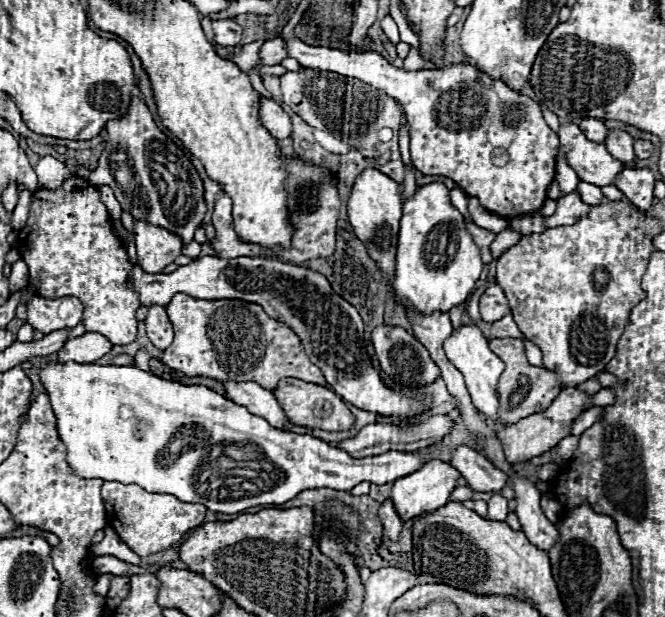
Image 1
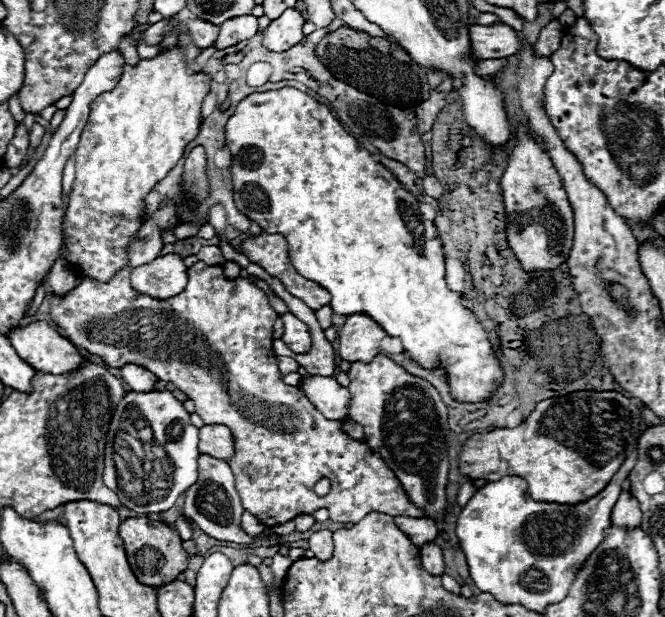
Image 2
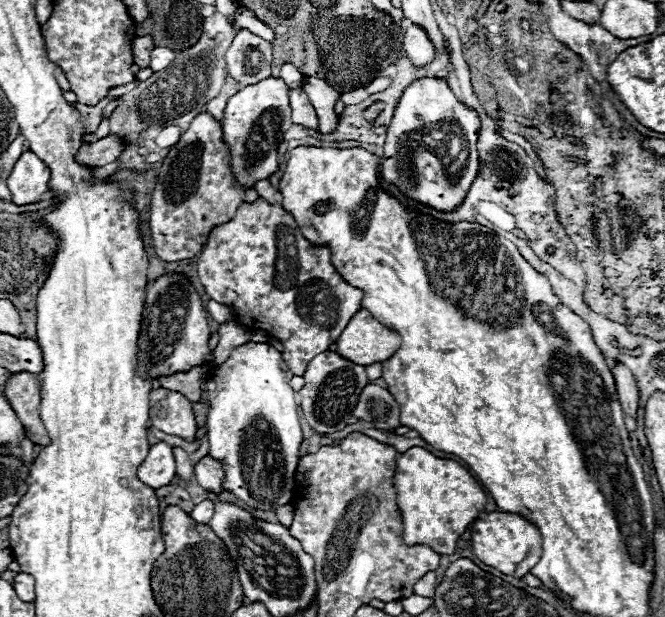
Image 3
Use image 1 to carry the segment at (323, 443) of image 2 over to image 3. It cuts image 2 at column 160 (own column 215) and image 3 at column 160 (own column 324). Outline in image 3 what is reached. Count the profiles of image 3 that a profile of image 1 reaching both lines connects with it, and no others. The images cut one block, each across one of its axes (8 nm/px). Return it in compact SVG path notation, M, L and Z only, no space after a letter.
M196 366L190 372L178 372L168 378L162 378L160 386L166 390L172 390L172 392L180 392L190 402L200 402L200 396L202 396L200 376L202 376L202 366Z

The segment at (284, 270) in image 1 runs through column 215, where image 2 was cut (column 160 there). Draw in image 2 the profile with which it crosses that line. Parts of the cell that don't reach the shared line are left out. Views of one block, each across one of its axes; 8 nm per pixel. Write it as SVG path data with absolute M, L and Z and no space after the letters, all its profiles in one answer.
M178 254L158 256L156 260L132 268L130 286L156 300L166 300L186 288L186 264Z

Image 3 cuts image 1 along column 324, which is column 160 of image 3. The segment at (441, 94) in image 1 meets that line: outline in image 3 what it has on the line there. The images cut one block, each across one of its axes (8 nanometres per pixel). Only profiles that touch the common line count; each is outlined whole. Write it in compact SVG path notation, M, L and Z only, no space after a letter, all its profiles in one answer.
M154 48L150 54L150 68L154 72L160 72L174 60L174 52L170 48Z

